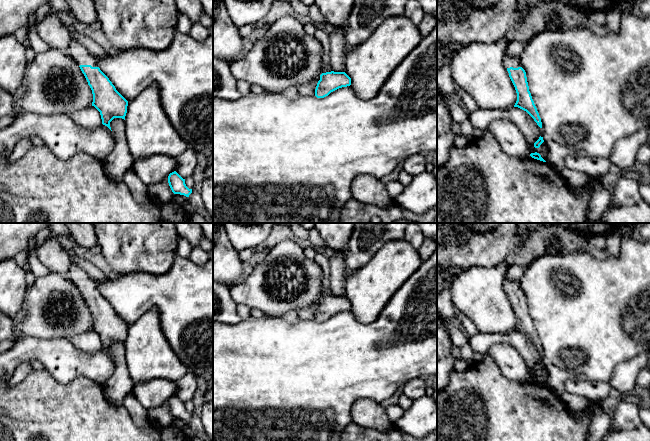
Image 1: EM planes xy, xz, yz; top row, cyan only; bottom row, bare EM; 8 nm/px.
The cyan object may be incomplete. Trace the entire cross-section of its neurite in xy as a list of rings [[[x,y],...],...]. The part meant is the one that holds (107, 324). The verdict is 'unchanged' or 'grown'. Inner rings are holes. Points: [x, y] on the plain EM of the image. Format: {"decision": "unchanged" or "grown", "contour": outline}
{"decision": "grown", "contour": [[[77,264],[71,265],[66,277],[78,287],[84,298],[92,314],[92,330],[100,336],[102,348],[111,354],[110,346],[114,342],[125,344],[128,325],[116,314],[109,302],[100,294],[97,282],[89,277],[85,270]]]}

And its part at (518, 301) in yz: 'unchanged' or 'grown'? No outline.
grown

